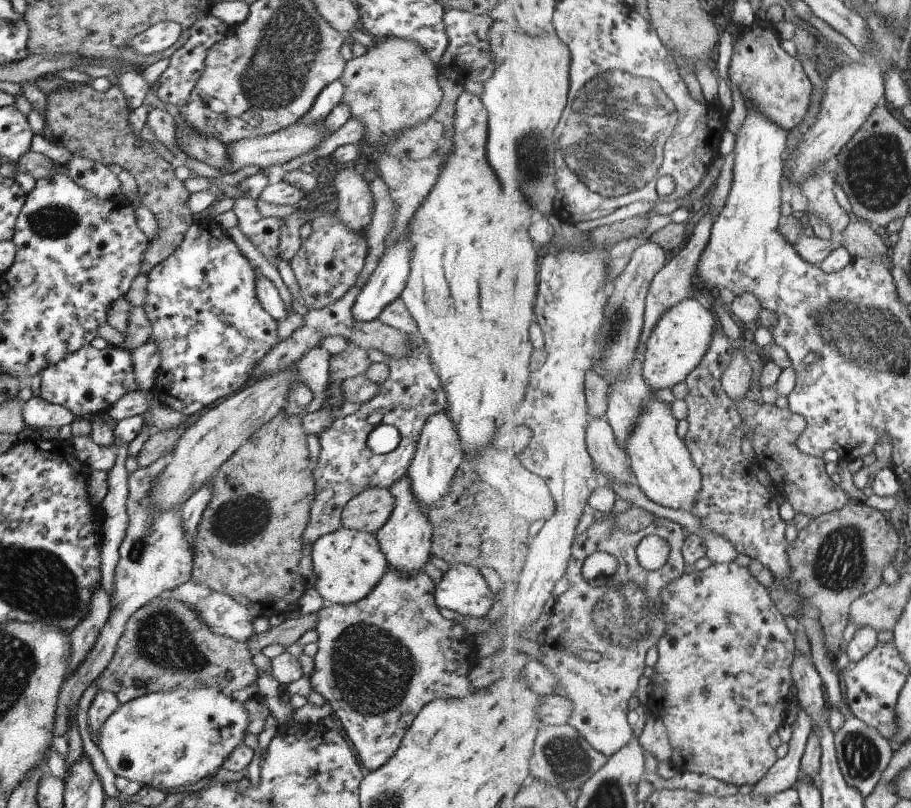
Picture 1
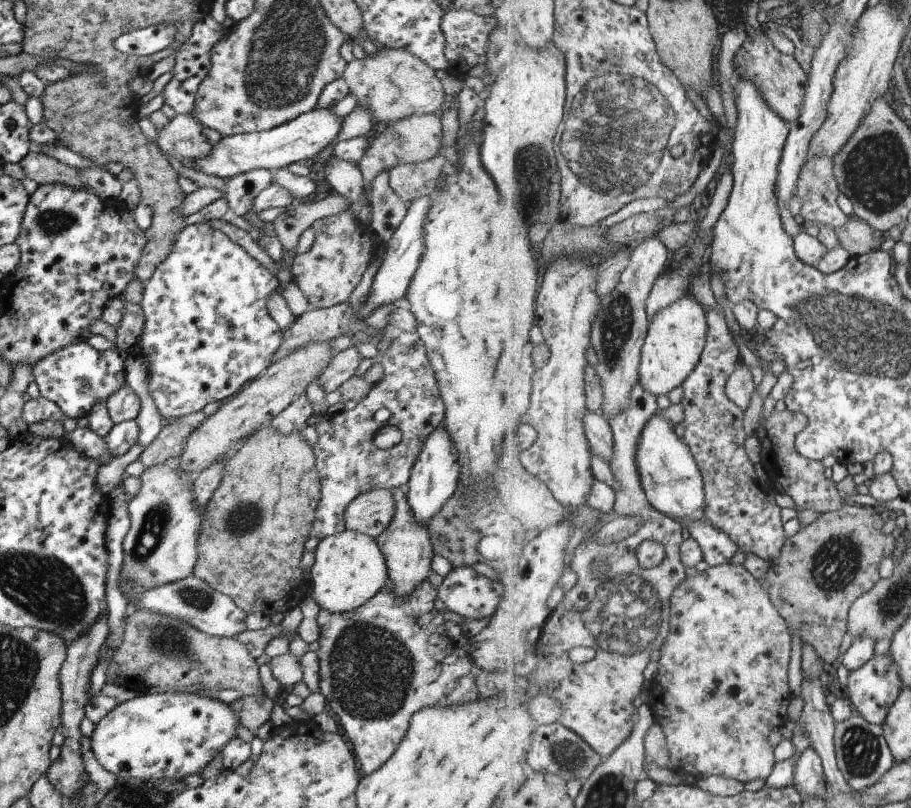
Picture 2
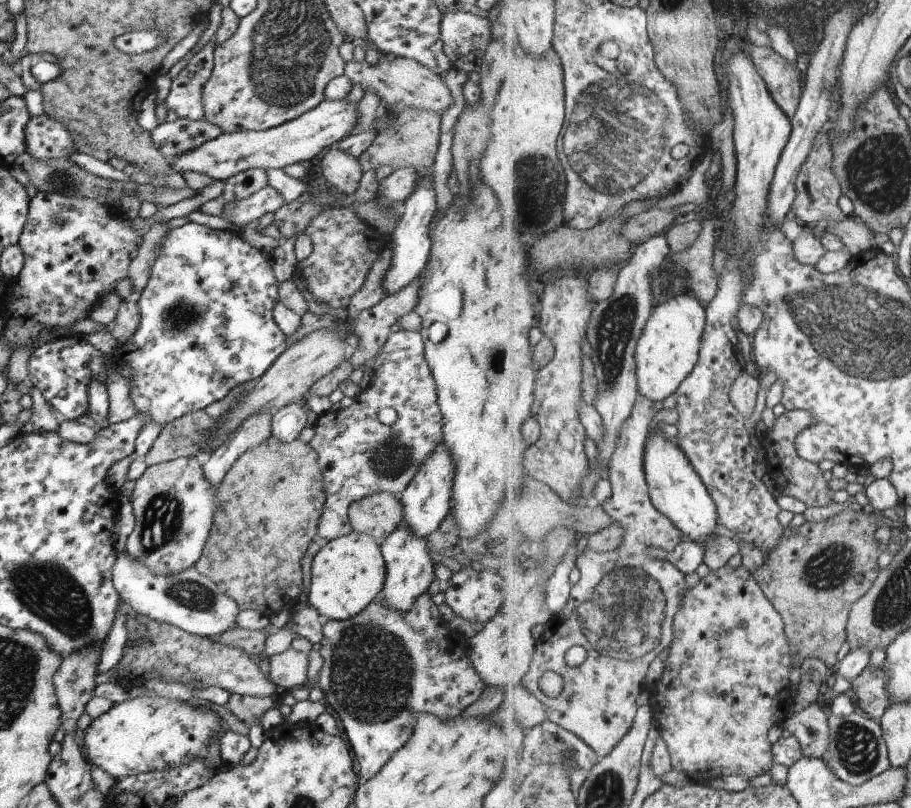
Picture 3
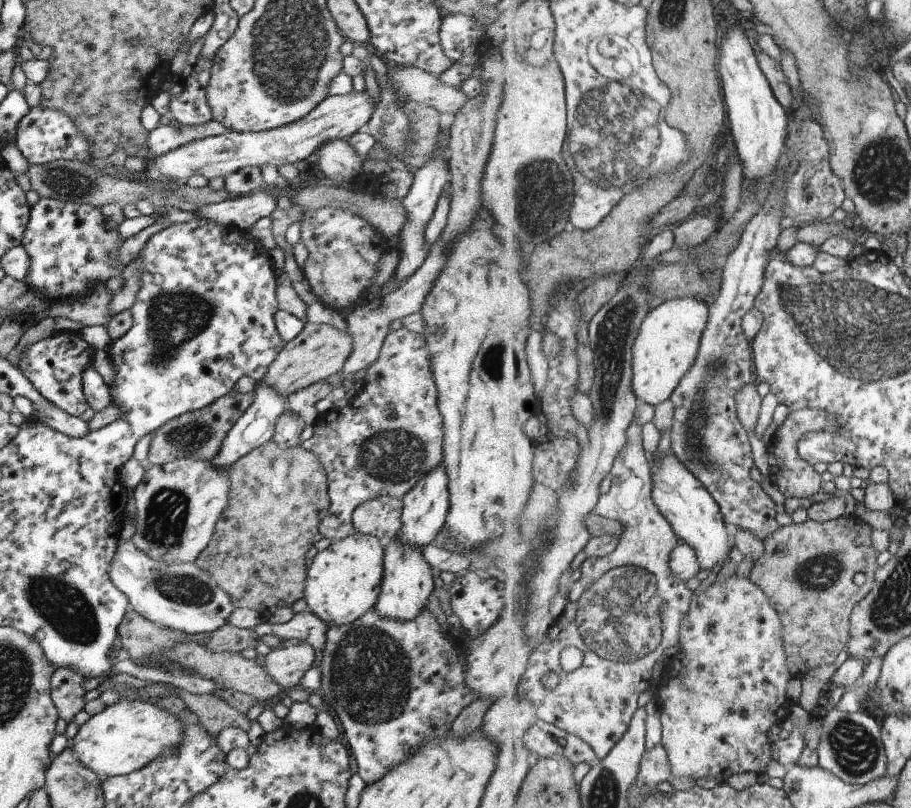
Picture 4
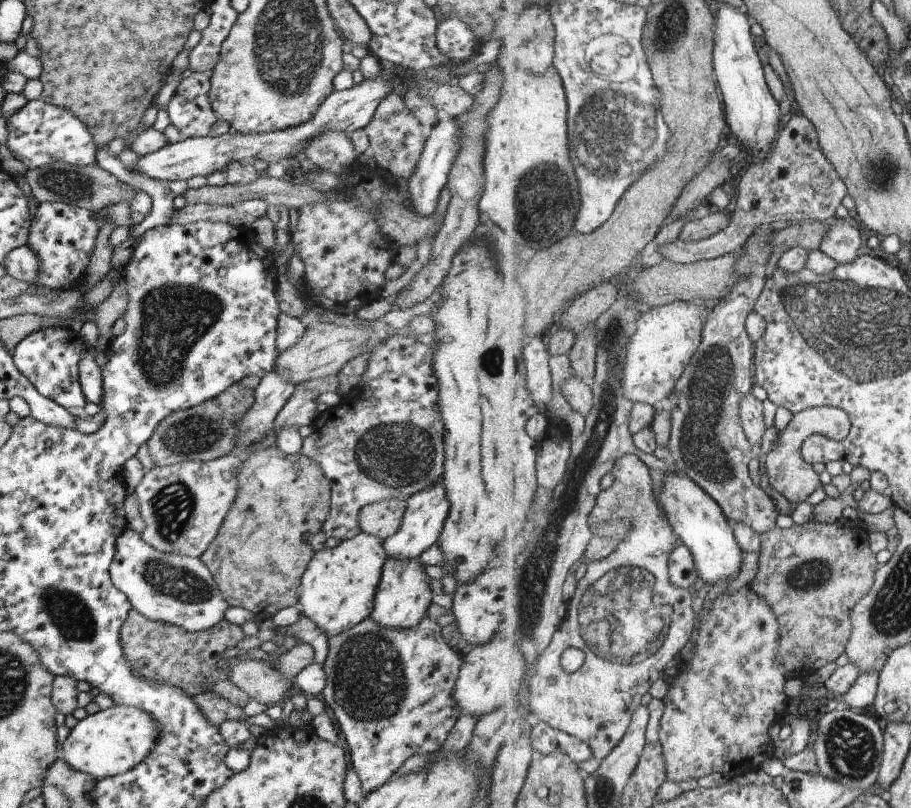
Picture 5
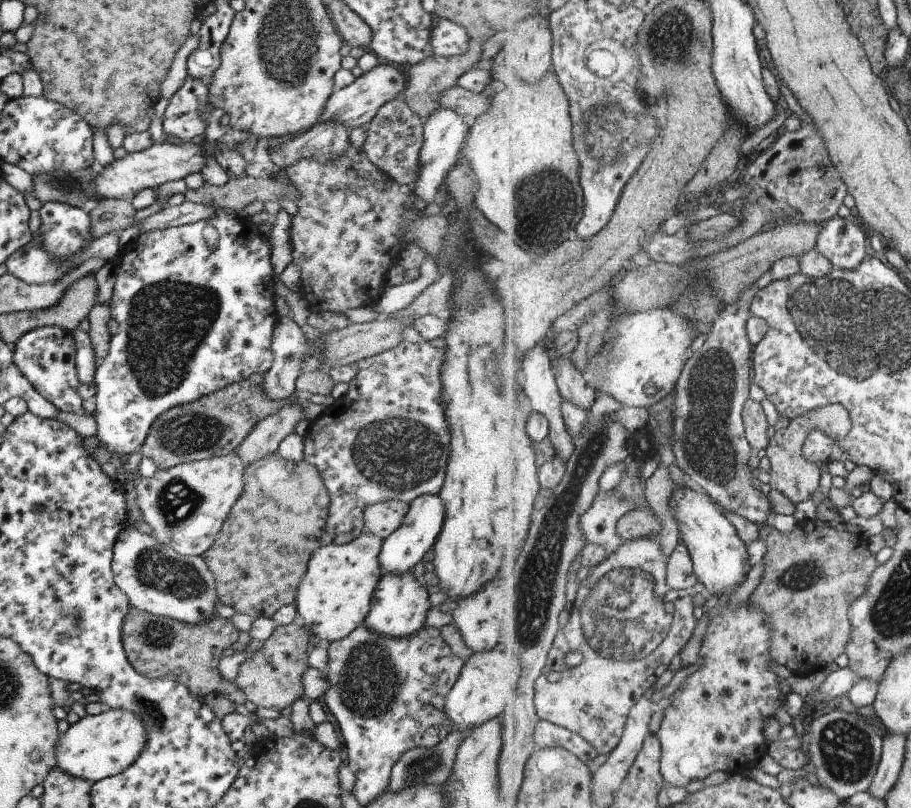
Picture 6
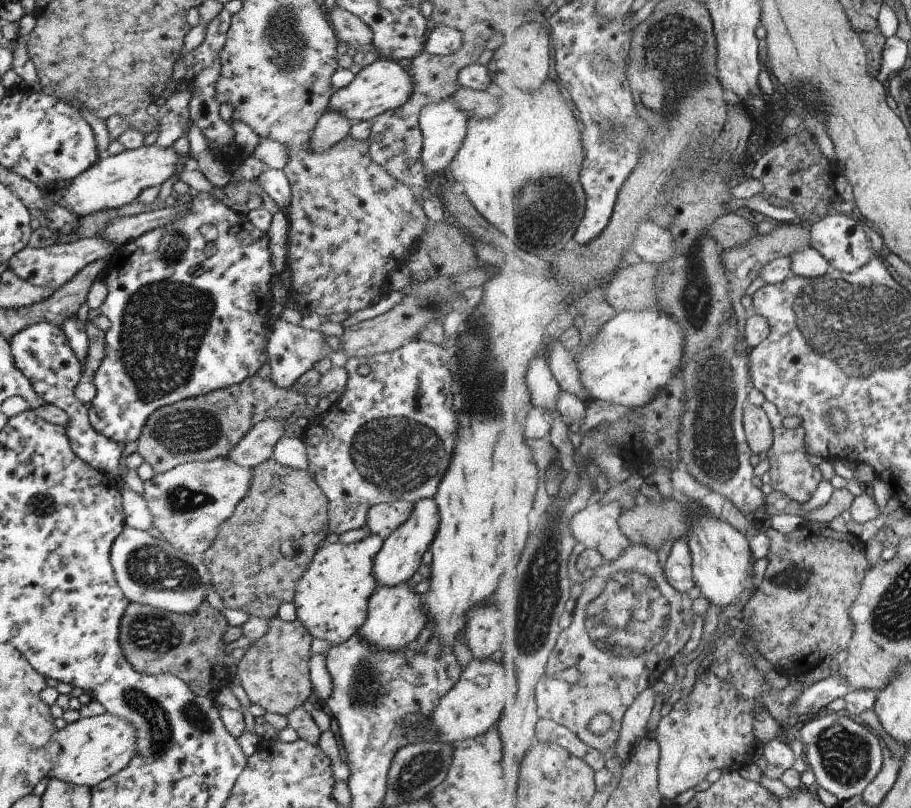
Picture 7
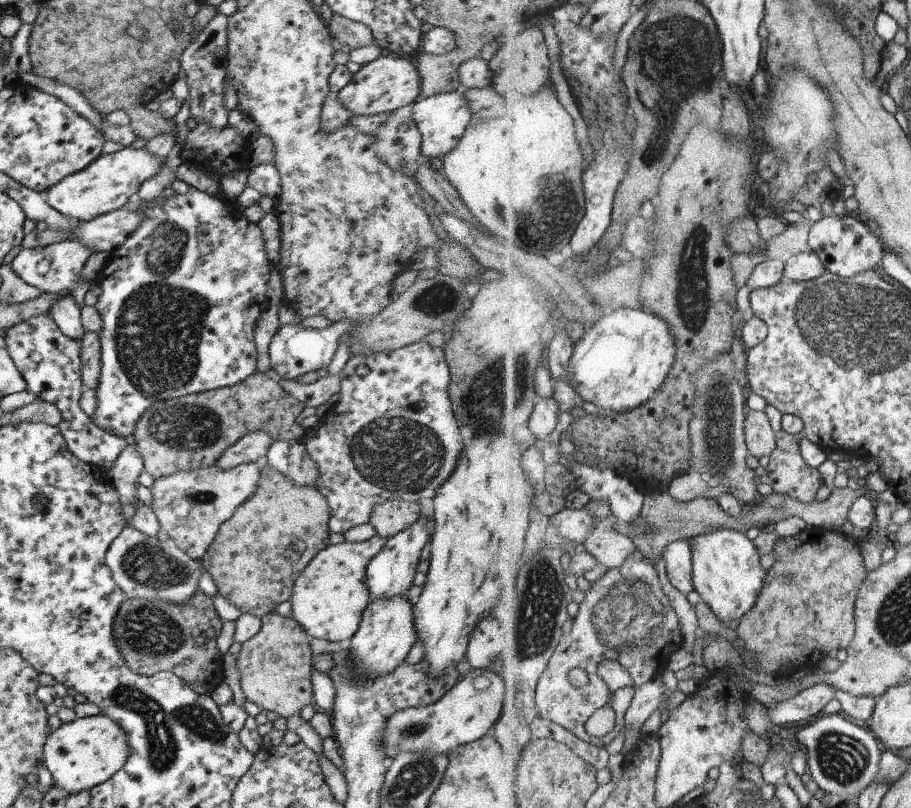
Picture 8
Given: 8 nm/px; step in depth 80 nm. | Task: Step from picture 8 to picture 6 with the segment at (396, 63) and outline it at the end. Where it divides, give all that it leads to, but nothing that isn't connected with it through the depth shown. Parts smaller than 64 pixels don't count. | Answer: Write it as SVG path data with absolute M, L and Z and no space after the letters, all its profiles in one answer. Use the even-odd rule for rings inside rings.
M380 62L369 72L359 75L349 86L332 91L321 109L317 122L332 121L343 125L348 130L365 125L373 118L383 103L387 103L395 95L401 95L405 88L406 78L406 74L400 74L395 66Z

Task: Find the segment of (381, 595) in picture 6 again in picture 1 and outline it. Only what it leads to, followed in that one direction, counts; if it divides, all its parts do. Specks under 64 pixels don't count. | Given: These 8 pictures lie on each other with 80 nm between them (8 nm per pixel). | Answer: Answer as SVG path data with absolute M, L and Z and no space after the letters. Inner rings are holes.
M406 474L401 475L387 489L393 495L394 507L389 518L376 530L374 537L377 539L380 551L387 559L387 565L397 569L401 575L413 575L421 571L429 557L432 524L426 511L414 499L410 480Z

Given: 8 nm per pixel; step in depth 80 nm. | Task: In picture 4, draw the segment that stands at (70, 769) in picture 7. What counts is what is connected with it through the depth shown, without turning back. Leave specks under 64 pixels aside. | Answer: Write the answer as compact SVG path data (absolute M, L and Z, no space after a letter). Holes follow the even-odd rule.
M139 698L121 699L106 706L101 712L90 716L83 725L79 726L75 737L70 741L70 747L76 754L77 760L85 768L89 768L98 777L101 777L102 780L117 775L125 776L130 772L139 770L150 760L163 757L179 747L183 739L182 722L171 711Z

